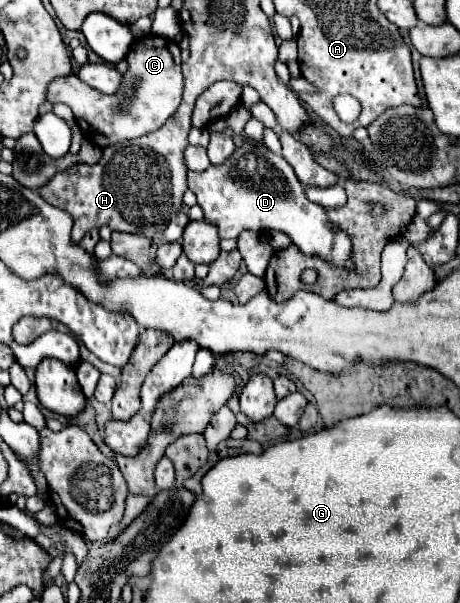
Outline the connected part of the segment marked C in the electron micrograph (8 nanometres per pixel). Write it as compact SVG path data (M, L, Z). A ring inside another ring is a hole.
M145 35L131 45L126 61L129 63L129 69L123 74L120 89L116 94L105 95L95 89L89 89L89 85L81 83L75 75L55 79L47 91L47 101L69 105L85 139L93 141L101 148L153 133L181 105L184 78L181 75L181 51L175 41L157 35ZM133 81L137 81L137 89L131 89L133 107L119 111L119 99L127 97Z

